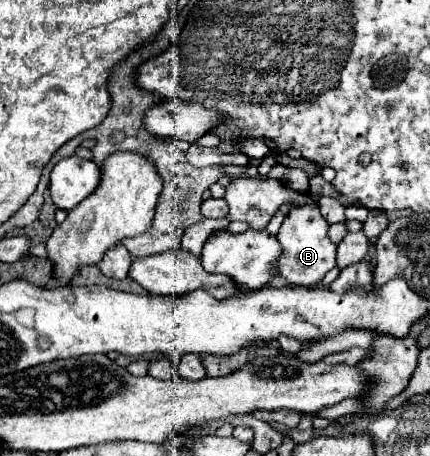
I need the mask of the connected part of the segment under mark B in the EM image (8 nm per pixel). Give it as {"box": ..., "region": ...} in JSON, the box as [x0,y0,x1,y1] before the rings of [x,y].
{"box":[277,205,335,287],"region":[[[303,205],[303,209],[289,211],[289,215],[285,217],[277,233],[277,239],[283,247],[283,253],[279,255],[277,265],[279,265],[279,273],[287,279],[287,283],[311,287],[317,281],[321,281],[329,269],[335,267],[335,245],[331,243],[327,229],[329,229],[329,223],[323,219],[317,205],[315,209],[311,209],[311,205]]]}

